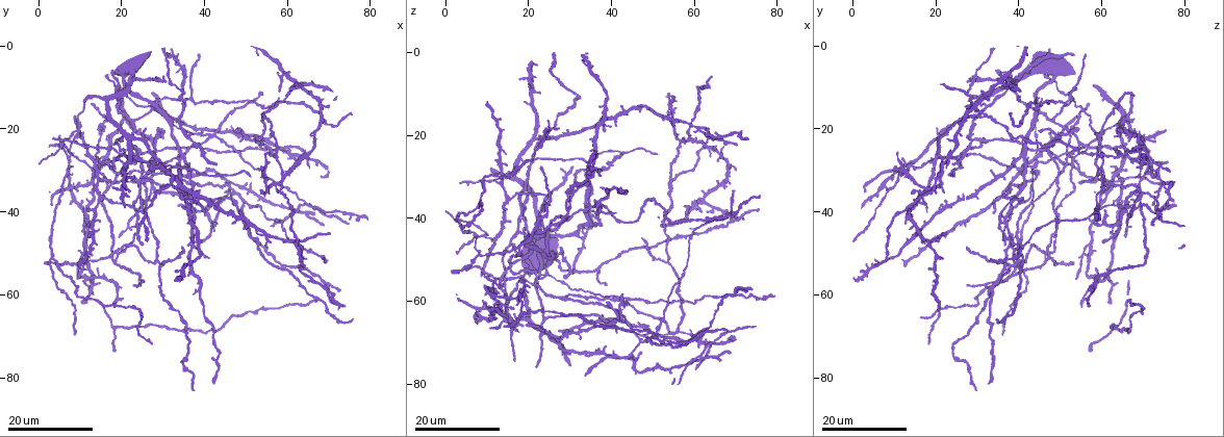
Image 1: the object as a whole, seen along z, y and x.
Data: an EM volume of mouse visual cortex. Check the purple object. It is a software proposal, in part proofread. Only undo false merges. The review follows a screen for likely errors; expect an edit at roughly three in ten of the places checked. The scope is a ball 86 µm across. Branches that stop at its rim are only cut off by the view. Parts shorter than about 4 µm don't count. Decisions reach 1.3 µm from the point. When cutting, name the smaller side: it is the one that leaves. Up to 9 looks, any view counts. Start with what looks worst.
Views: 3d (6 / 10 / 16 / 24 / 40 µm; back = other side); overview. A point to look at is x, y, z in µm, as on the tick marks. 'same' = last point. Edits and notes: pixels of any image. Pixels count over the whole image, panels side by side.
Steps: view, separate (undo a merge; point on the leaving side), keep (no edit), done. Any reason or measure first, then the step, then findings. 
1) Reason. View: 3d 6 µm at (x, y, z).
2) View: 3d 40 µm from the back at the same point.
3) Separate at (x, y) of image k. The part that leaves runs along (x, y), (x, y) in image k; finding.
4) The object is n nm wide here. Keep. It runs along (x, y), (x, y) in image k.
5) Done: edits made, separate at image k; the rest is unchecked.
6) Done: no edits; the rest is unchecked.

Thin arm on a thick one. View: 3d 24 µm at (41.5, 21.0, 59.0).

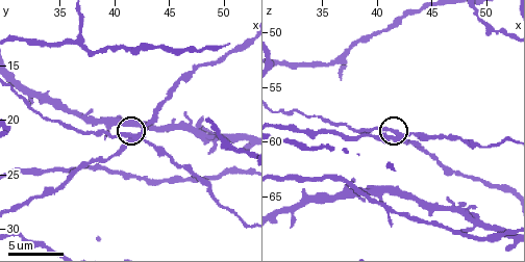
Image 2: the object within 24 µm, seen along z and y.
View: 3d 10 µm at (41.6, 21.6, 59.4).

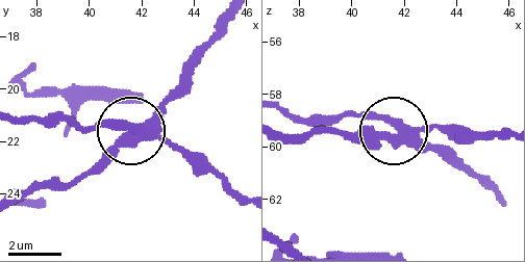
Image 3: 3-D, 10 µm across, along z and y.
The object is 320 nm wide here. Separate at (113, 130) of image 3. The part that leaves runs along (150, 135), (195, 153), (242, 195) in image 3; a second neuron is stuck on.

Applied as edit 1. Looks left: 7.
Four arms meet. View: 3d 16 µm at (61.0, 47.0, 18.5).

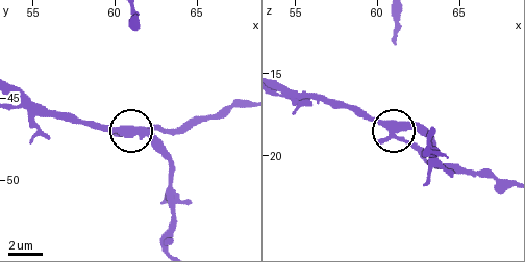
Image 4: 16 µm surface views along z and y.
Closer look. View: 3d 6 µm at the same point.

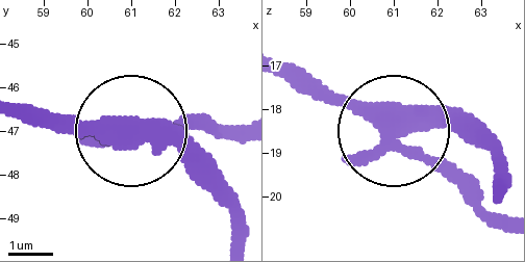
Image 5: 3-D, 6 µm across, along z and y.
Separate at (449, 175) of image 5. The part that leaves runs along (394, 150), (424, 154), (502, 217) in image 5; a second neuron is stuck on.

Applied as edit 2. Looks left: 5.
View: 3d 24 µm at (54.5, 17.0, 31.5).

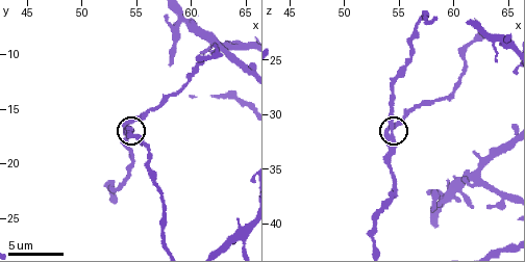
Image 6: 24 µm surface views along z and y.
View: 3d 10 µm at the same point.

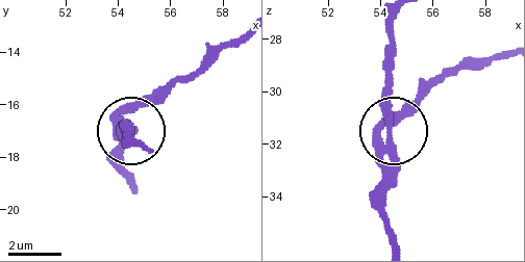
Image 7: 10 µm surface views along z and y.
Other side. View: 3d 10 µm from the back at the same point.

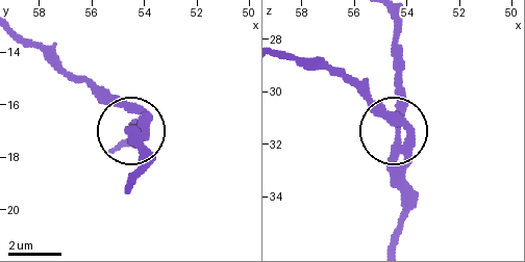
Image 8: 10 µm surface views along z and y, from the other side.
3 arms meet here. Keep. It runs along (393, 244), (399, 225), (393, 143), (404, 130), (368, 93) in image 8; all the same neuron.

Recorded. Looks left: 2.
Sudden change in width. View: 3d 24 µm at (59.5, 25.0, 68.0).

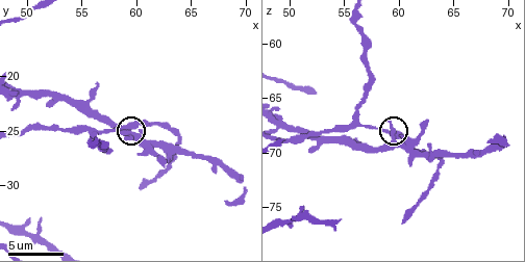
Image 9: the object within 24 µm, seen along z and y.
View: 3d 6 µm at (59.8, 24.4, 68.2).

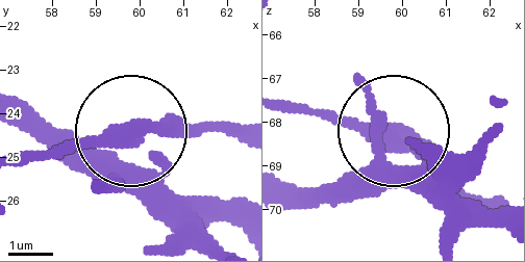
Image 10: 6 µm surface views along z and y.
The object is 290 nm wide here. Keep. It runs along (285, 104), (394, 130), (443, 223) in image 10; continuous, no second neuron.

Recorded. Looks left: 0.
Done: edits made, separate at image 3, separate at image 5; the rest is unchecked.

